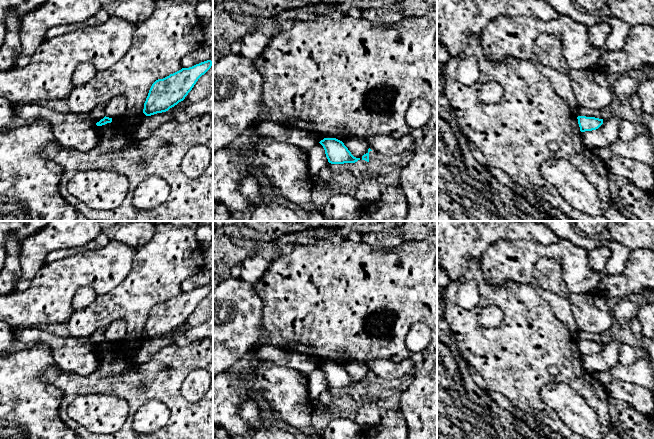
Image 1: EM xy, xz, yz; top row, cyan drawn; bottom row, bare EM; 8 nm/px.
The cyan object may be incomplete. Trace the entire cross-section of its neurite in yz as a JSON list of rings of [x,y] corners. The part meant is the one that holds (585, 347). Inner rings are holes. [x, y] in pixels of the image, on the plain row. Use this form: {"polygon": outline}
{"polygon": [[[578,340],[577,343],[581,356],[596,354],[603,348],[603,343],[595,341]]]}

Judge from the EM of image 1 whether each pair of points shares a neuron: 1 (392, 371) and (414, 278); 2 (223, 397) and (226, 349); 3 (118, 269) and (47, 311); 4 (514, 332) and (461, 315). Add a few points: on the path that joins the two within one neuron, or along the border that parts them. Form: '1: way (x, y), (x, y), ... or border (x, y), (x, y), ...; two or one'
1: border (371, 359), (394, 362), (410, 360), (414, 369); two
2: border (228, 369), (223, 372); two
3: way (100, 269), (86, 269), (62, 293); one
4: way (501, 334), (480, 334), (474, 328); one

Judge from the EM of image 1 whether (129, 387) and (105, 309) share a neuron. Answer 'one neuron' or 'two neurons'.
two neurons

